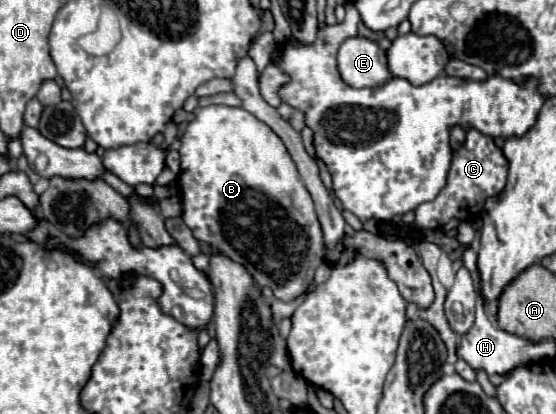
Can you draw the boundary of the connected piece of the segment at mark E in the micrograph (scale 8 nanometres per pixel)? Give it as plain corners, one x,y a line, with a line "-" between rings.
350,37
340,45
338,71
352,87
378,87
392,77
386,53
366,37

